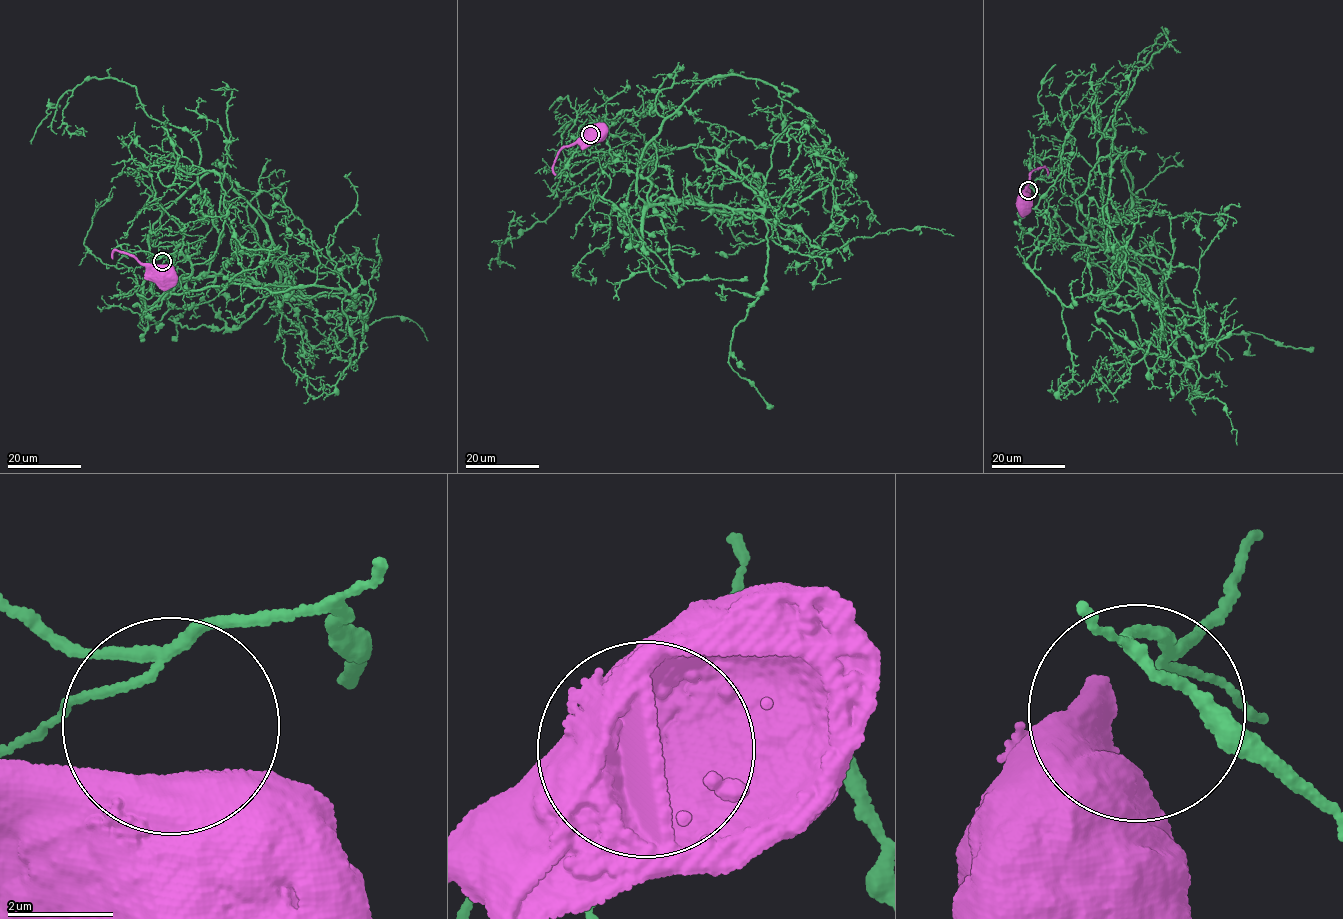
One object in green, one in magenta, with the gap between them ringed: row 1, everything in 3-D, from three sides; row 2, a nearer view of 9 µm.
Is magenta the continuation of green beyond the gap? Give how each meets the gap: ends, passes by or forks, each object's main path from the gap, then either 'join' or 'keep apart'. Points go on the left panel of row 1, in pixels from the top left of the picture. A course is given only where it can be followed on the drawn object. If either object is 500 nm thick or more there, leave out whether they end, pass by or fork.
green runs (161, 258), (173, 253), (177, 294), (220, 243), (197, 139), (113, 77), (73, 88), (62, 119), (75, 125); magenta runs (162, 264), (166, 276); keep apart

